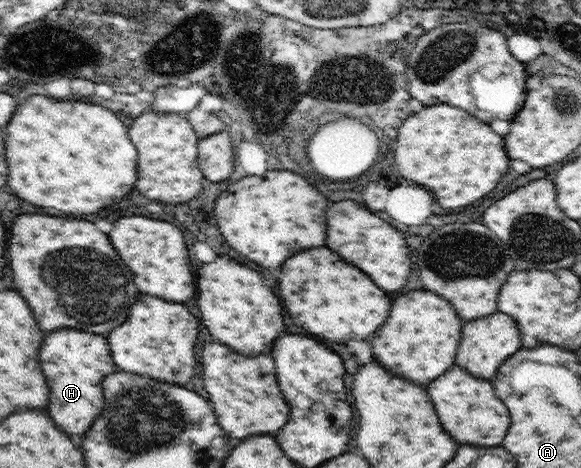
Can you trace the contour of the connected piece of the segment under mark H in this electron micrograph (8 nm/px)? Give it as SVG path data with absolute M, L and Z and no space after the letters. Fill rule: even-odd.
M59 329L45 337L41 345L41 369L49 385L49 413L55 425L69 435L83 435L93 419L103 411L101 379L111 375L115 365L107 339L79 329Z

